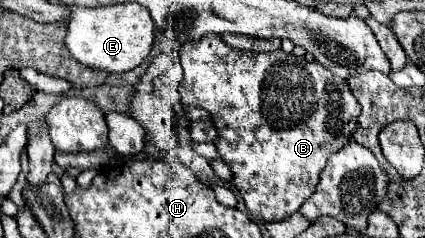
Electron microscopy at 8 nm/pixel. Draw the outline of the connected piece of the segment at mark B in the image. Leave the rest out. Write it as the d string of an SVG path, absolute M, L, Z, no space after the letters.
M208 34L204 38L200 38L198 42L188 42L182 46L180 50L180 60L182 60L182 68L184 68L184 80L180 86L180 100L184 106L194 106L194 108L204 108L210 114L210 122L218 132L218 138L214 140L216 152L218 156L228 164L230 172L232 172L232 188L236 188L240 192L240 196L246 202L246 208L250 212L252 218L264 220L264 222L272 222L272 220L282 220L282 218L290 218L292 214L296 214L300 210L300 206L308 200L308 196L312 194L312 190L316 190L318 182L320 182L320 172L324 170L328 158L336 152L342 150L354 130L358 128L358 116L360 116L360 104L354 98L354 94L350 92L350 86L346 84L346 80L336 78L334 74L330 74L320 62L308 62L306 58L300 58L296 54L286 54L284 50L274 50L274 52L242 52L236 48L230 48L220 34Z

